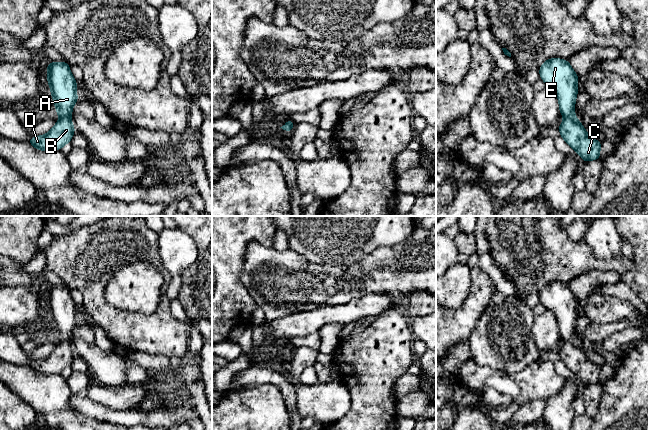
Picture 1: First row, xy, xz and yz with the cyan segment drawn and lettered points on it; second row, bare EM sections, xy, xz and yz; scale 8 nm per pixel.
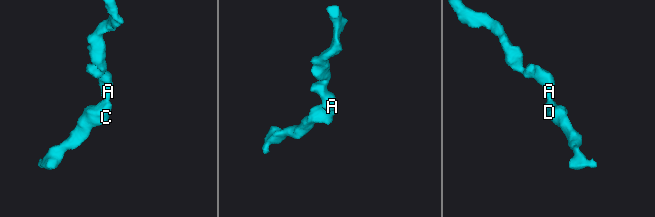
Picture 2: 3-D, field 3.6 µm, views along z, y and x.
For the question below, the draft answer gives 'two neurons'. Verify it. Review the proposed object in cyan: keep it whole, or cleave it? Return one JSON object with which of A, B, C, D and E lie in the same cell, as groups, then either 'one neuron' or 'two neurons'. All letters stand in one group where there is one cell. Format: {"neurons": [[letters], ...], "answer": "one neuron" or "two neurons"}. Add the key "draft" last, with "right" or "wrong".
{"neurons": [["A", "B", "C", "D", "E"]], "answer": "one neuron", "draft": "wrong"}

